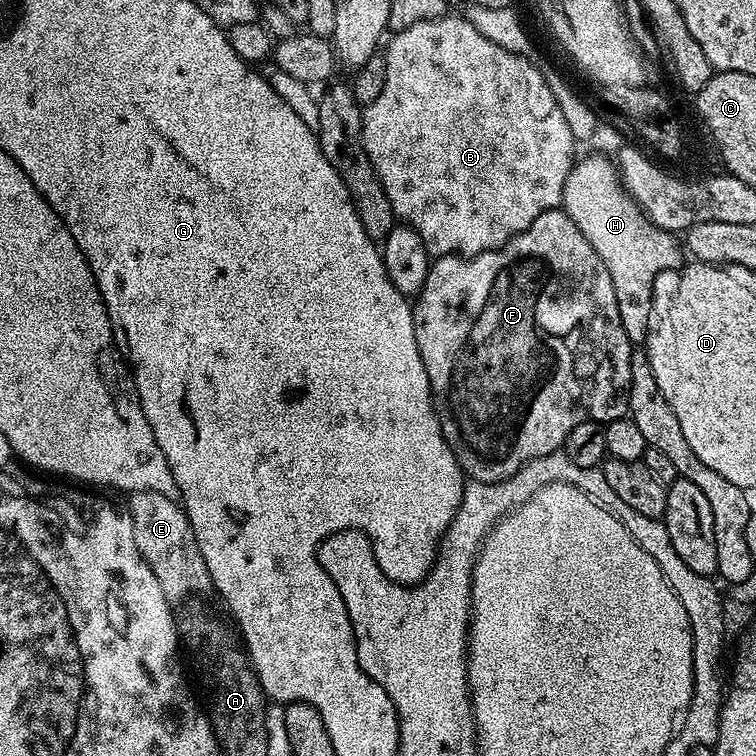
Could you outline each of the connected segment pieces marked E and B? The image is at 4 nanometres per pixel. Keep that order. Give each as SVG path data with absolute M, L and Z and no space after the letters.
M134 492L127 500L126 508L132 514L134 526L134 542L150 570L154 570L154 578L158 578L158 586L162 586L166 598L176 602L187 596L196 596L199 592L211 593L212 579L183 507L157 492Z
M449 14L430 22L418 22L418 26L397 32L391 39L388 48L386 44L386 86L382 86L382 94L378 94L378 98L374 98L374 102L363 109L360 139L374 166L376 177L386 190L386 198L397 221L415 230L418 238L422 238L429 257L457 255L467 258L501 248L510 238L526 230L530 222L538 218L538 214L559 209L564 199L566 178L578 156L578 142L574 134L570 134L570 126L566 123L566 118L562 118L562 110L540 71L526 58L510 50L502 50L502 46L490 42L490 38L482 38L482 34L474 30L472 23L460 14Z

